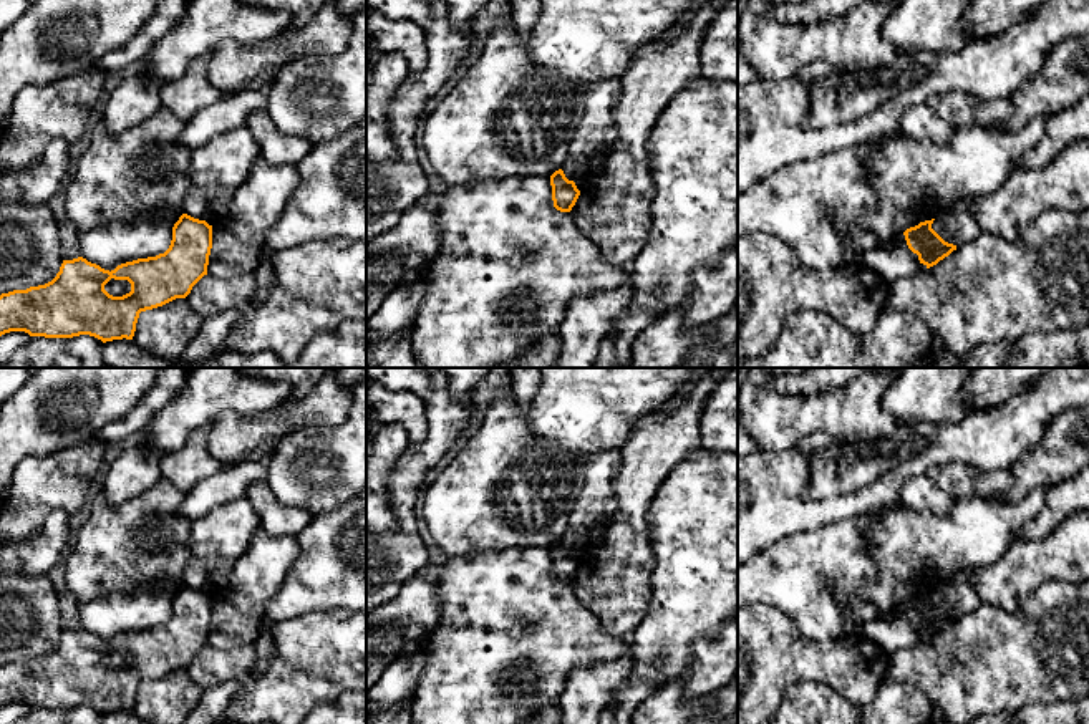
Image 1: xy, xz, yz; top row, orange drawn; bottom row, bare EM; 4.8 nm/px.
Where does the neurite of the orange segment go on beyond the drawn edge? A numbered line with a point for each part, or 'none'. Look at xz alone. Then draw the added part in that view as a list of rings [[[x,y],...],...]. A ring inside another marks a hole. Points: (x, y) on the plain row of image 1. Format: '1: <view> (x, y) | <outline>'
none

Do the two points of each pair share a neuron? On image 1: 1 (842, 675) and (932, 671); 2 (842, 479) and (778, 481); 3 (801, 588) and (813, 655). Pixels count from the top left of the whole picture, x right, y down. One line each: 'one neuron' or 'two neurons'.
1: two neurons
2: two neurons
3: two neurons

